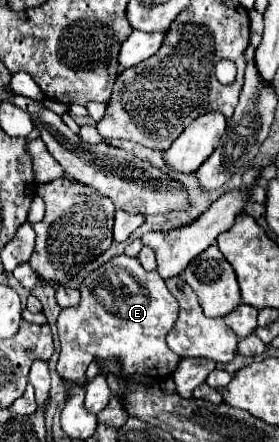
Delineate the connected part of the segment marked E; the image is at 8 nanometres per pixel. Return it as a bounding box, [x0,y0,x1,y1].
[58,255,180,387]

